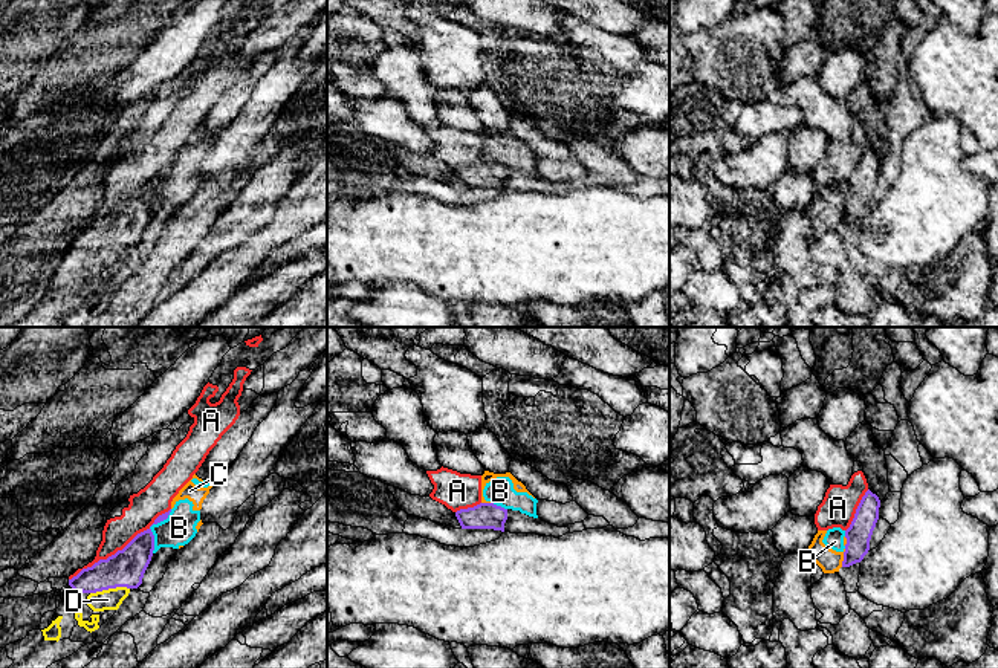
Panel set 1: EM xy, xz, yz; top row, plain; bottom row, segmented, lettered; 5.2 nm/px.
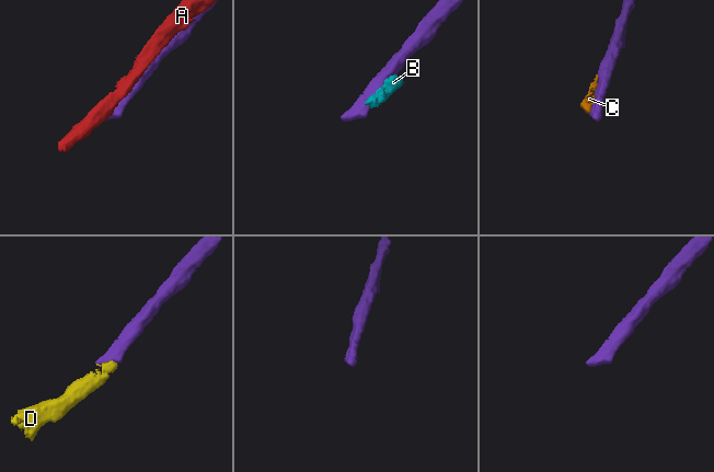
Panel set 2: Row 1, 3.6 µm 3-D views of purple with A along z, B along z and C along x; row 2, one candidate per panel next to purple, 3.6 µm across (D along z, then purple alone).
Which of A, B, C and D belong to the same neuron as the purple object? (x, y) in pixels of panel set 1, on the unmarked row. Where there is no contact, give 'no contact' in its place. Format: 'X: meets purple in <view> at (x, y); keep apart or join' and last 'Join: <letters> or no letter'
A: meets purple in xy at (119, 208); keep apart
B: meets purple in xz at (498, 164); keep apart
C: meets purple in yz at (844, 216); keep apart
D: meets purple in xy at (109, 245); join
Join: D

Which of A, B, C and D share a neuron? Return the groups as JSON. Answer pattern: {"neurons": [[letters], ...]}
{"neurons": [["A"], ["B", "C"], ["D"]]}

